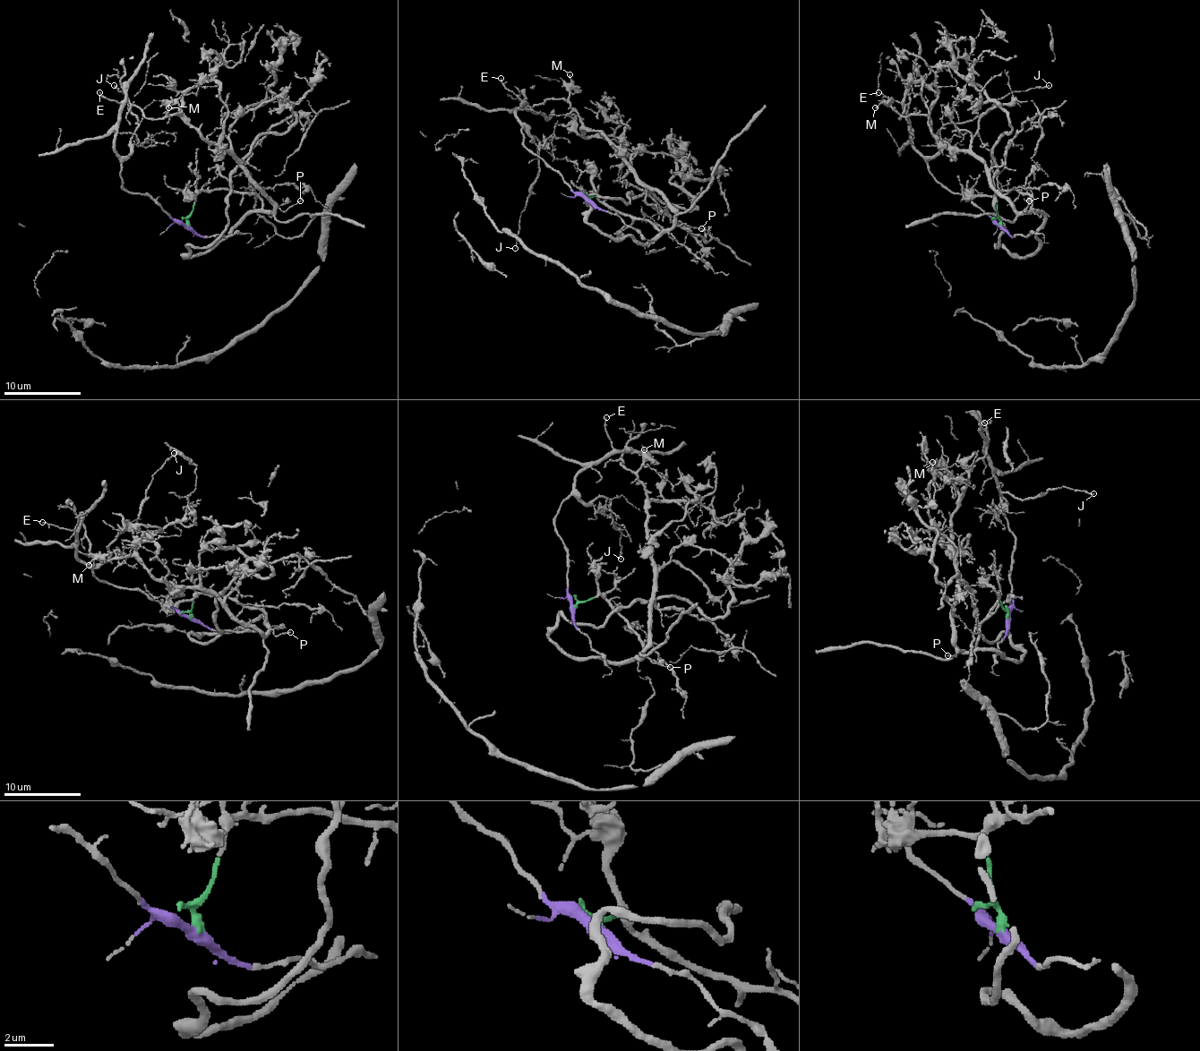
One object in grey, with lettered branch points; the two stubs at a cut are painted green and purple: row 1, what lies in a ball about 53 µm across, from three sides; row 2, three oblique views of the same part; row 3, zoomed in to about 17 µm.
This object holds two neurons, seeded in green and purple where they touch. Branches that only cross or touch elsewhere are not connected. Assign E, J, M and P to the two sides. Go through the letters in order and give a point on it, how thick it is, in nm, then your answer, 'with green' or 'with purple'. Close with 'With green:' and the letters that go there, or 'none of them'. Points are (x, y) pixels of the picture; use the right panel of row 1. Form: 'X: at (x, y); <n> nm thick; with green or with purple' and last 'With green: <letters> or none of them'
E: at (878, 92); 70 nm thick; with purple
J: at (1049, 85); 110 nm thick; with purple
M: at (875, 107); 130 nm thick; with green
P: at (1029, 200); 100 nm thick; with green
With green: M, P

